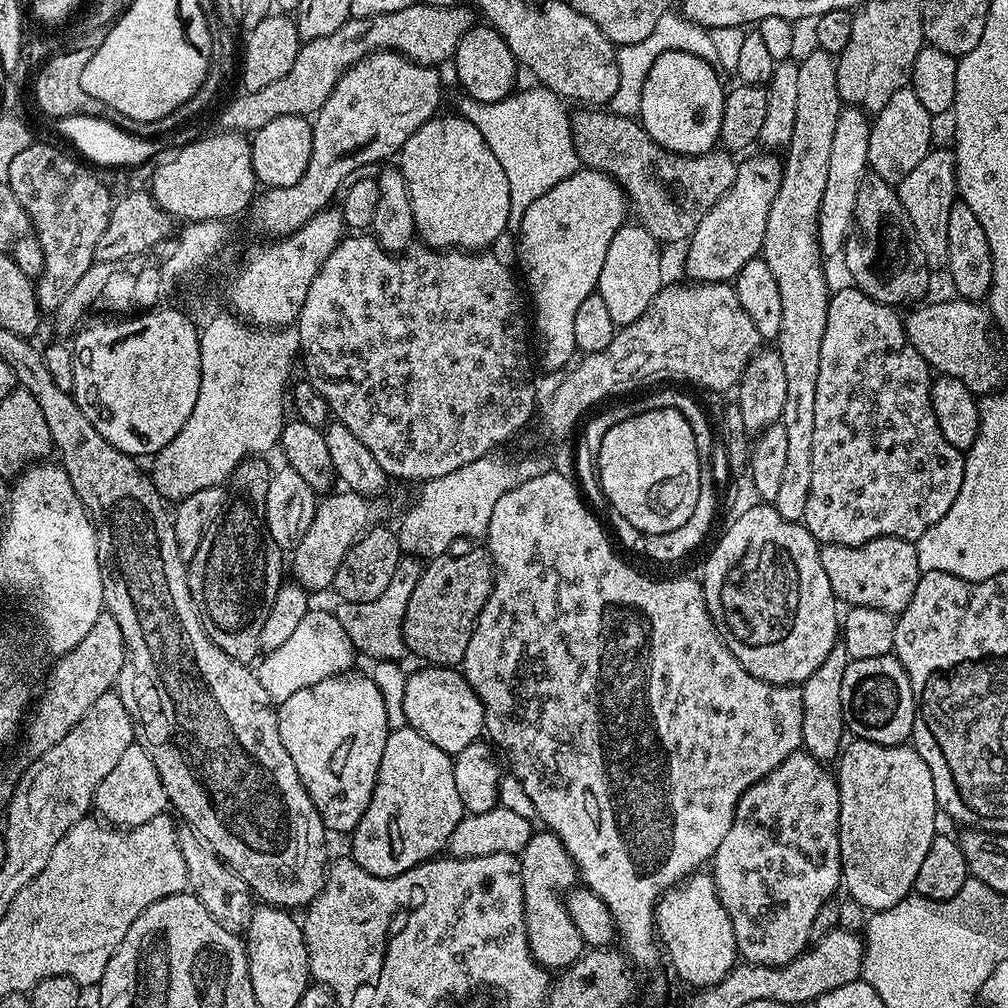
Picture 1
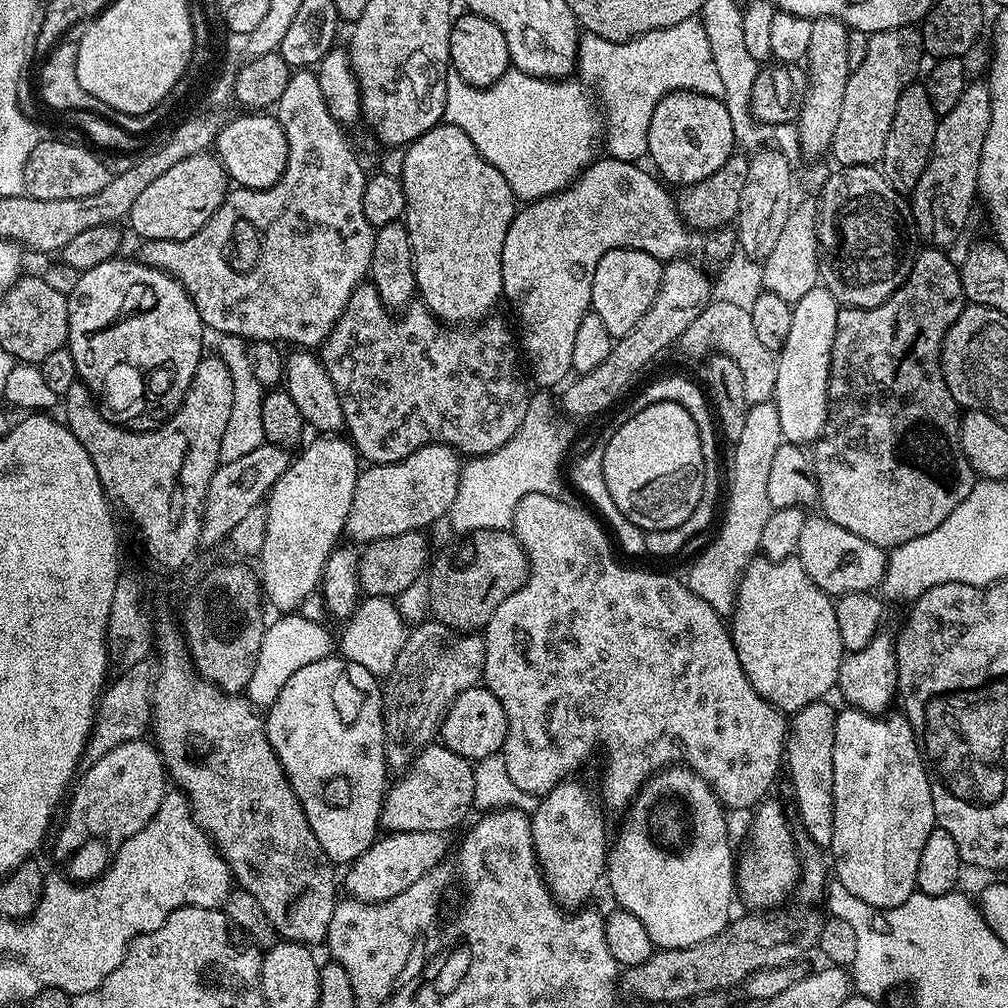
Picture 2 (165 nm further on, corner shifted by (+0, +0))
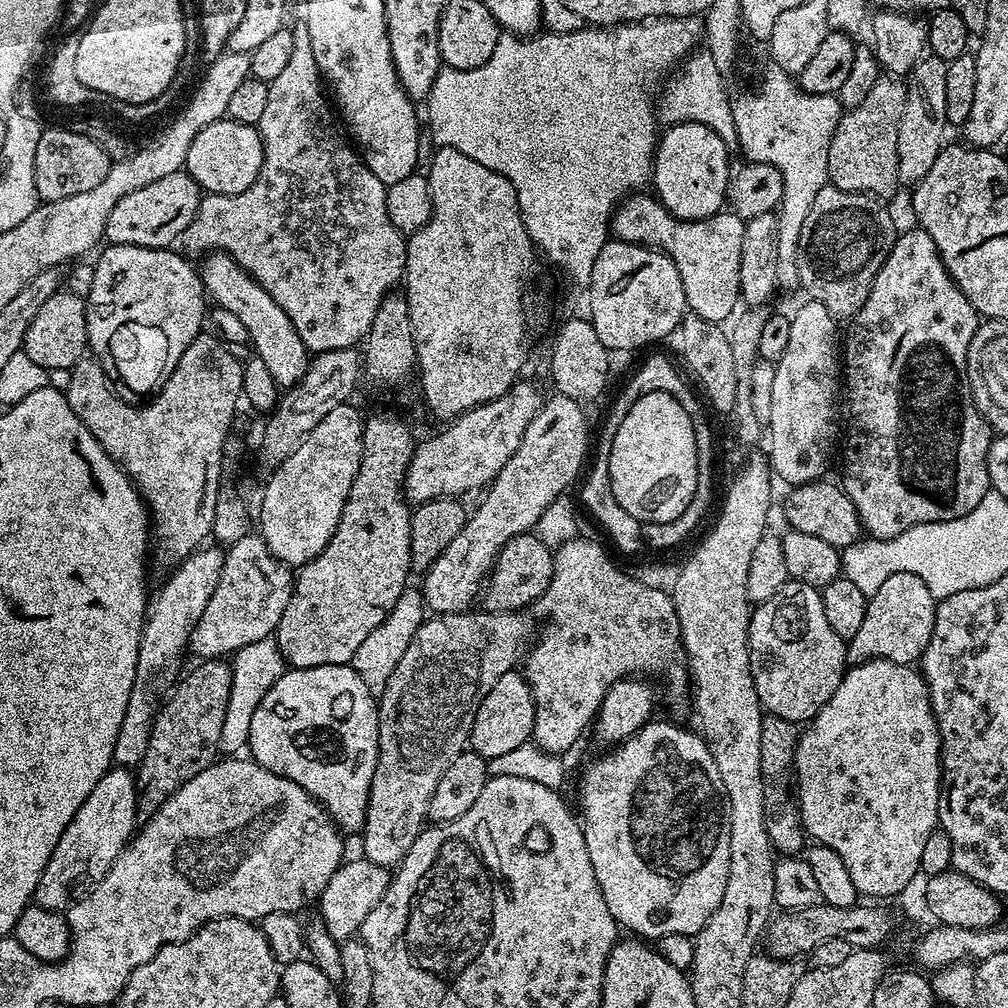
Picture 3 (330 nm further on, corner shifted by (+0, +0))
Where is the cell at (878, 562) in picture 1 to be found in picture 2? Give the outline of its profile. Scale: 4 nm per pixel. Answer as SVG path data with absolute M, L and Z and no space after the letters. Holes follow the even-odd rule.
M822 514L815 515L805 519L798 538L796 556L802 570L833 598L879 589L888 565L885 549L874 546L874 542L866 542L866 538L858 538L858 534L850 534L850 530L842 530L838 522L830 522Z

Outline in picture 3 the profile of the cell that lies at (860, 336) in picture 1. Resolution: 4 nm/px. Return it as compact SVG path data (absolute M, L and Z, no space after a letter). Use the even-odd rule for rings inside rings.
M912 226L909 232L901 231L897 235L894 246L890 250L890 254L882 266L878 270L878 274L874 278L874 282L870 286L870 294L866 298L866 302L856 311L856 315L851 317L850 323L847 325L848 337L842 340L842 384L848 387L848 437L843 437L842 448L844 444L844 480L842 479L842 487L844 492L850 498L850 502L854 502L854 510L858 510L858 518L860 519L861 529L869 537L877 540L889 540L898 534L902 534L906 530L910 530L919 524L933 524L934 522L946 522L954 518L962 518L966 514L970 514L970 510L974 510L974 506L978 506L978 502L982 502L982 498L989 492L990 485L988 482L988 451L994 439L994 429L988 420L974 406L974 398L970 390L970 382L968 381L968 347L970 346L970 338L974 338L976 326L978 323L978 314L974 310L974 306L966 298L966 294L962 294L962 290L950 278L950 274L946 270L946 266L942 262L942 258L938 254L938 246L934 246L934 238L930 238L930 234L926 234L926 230L919 226Z

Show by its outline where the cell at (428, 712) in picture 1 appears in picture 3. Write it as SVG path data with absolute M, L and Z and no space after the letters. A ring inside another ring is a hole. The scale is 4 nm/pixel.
M513 670L502 674L502 678L498 678L498 682L494 682L490 694L486 694L486 698L482 698L482 706L478 706L474 718L470 748L471 751L488 761L529 743L532 740L533 730L534 698L532 691L523 675L519 671Z

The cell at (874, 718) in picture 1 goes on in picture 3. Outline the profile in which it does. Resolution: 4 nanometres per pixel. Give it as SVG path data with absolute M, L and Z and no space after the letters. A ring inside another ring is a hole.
M909 572L890 574L890 578L886 578L886 582L882 582L882 586L878 586L878 590L874 590L874 594L868 597L866 618L863 619L858 634L854 634L854 638L846 644L847 663L853 665L865 664L868 660L889 660L899 664L915 665L926 650L926 642L930 642L937 603L930 594L930 586L926 586L926 582L918 578L918 574Z

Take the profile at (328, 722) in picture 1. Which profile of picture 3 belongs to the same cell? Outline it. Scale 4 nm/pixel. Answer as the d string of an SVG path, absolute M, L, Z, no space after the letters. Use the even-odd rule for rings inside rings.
M335 664L288 668L280 675L278 682L274 682L274 686L266 690L262 702L258 702L258 710L254 710L254 718L250 718L246 748L247 751L252 751L249 752L251 759L257 764L282 778L290 778L290 782L298 782L302 790L306 790L319 804L323 804L337 829L345 833L359 833L366 818L374 770L380 760L379 733L377 697L367 689L365 682L351 666Z

